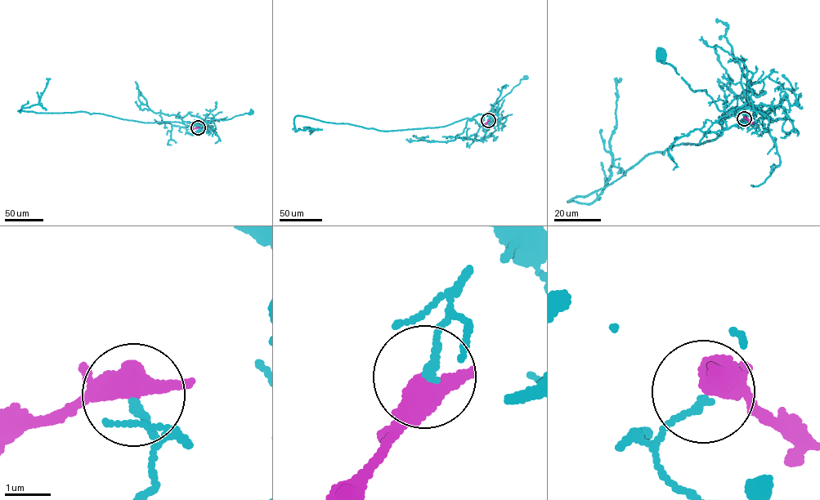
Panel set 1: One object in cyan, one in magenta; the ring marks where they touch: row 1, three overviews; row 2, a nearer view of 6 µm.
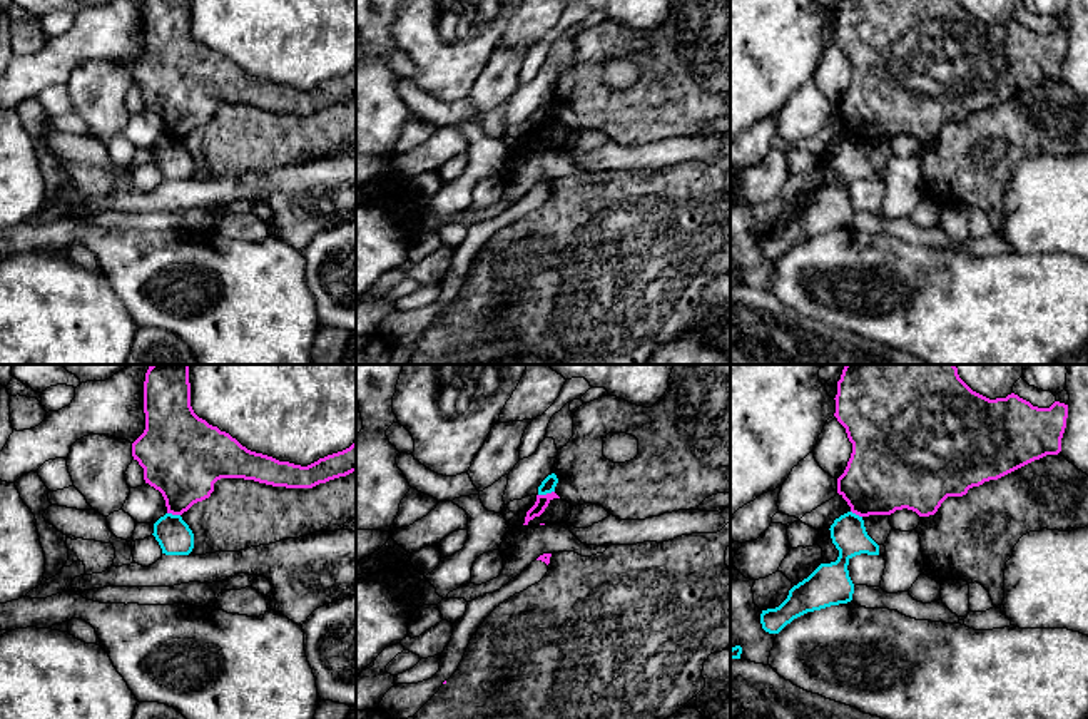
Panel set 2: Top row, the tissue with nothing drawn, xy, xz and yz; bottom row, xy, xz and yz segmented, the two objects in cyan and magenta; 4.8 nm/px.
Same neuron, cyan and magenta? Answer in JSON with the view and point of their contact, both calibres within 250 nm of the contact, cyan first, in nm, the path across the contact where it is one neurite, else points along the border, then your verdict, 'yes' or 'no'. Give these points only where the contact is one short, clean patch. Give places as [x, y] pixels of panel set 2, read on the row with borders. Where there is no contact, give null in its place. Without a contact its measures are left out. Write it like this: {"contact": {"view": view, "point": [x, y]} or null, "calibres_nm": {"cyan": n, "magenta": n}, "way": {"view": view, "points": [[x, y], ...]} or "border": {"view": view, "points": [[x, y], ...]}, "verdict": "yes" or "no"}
{"contact": {"view": "xz", "point": [545, 494]}, "calibres_nm": {"cyan": 70, "magenta": 70}, "border": {"view": "xz", "points": [[554, 490], [538, 495]]}, "verdict": "no"}

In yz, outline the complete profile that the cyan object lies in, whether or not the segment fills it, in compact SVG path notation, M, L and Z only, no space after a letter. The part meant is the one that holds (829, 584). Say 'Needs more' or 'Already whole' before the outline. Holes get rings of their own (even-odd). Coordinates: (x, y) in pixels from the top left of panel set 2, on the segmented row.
Already whole. M847 512L831 525L831 538L839 557L821 563L807 579L789 590L775 609L762 610L760 624L769 634L779 634L794 619L831 605L852 600L854 584L849 577L849 560L856 555L879 555L879 545L867 535L862 517Z

